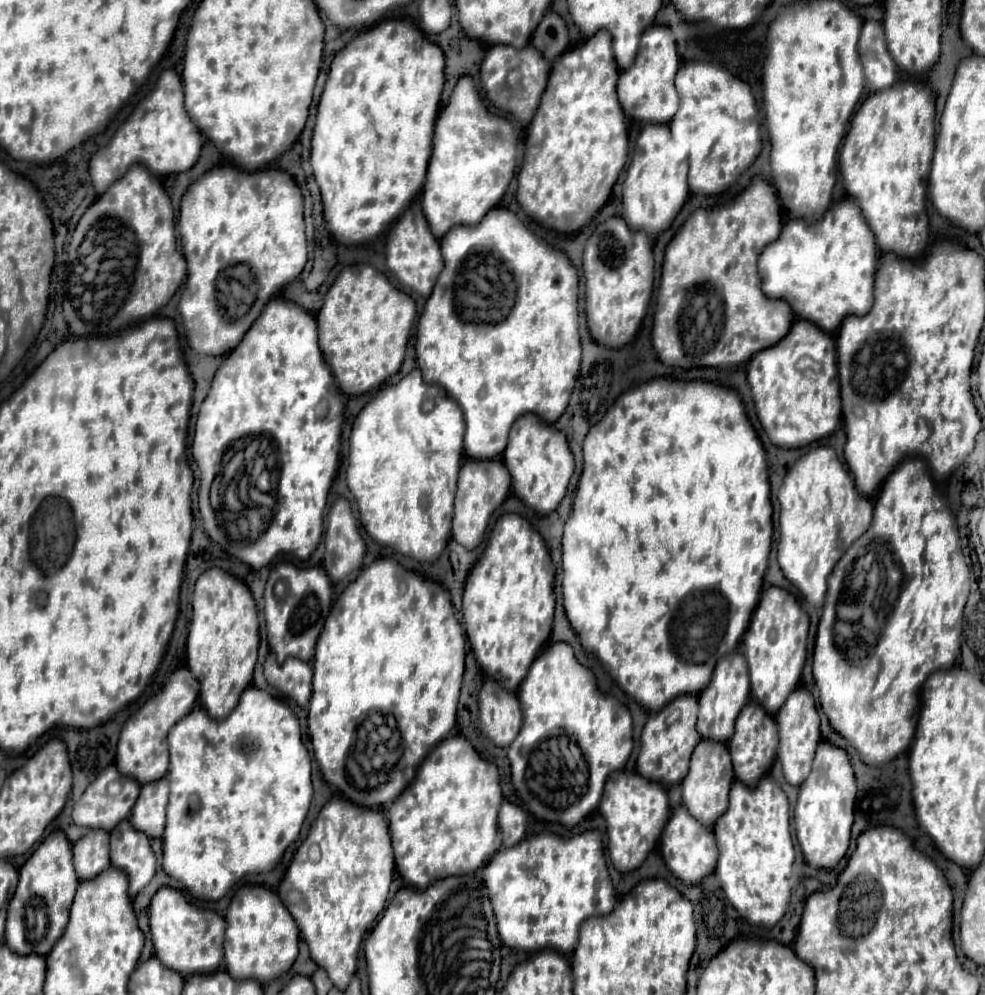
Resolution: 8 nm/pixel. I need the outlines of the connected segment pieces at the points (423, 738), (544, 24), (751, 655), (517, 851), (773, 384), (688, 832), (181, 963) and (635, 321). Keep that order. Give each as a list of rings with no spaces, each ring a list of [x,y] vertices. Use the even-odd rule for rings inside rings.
[[[376,560],[372,562],[368,568],[366,568],[366,576],[370,576],[370,582],[350,582],[348,588],[340,594],[340,598],[334,602],[332,606],[332,612],[330,612],[330,618],[326,618],[326,626],[318,638],[318,646],[316,646],[316,656],[314,656],[314,680],[312,680],[312,700],[310,700],[310,710],[308,710],[308,730],[310,730],[310,740],[312,740],[312,746],[314,746],[314,756],[316,756],[316,762],[320,766],[320,772],[324,776],[324,780],[328,784],[332,784],[340,794],[342,798],[358,804],[358,806],[372,806],[372,808],[382,808],[384,804],[396,800],[404,788],[414,780],[416,776],[416,768],[420,766],[420,762],[426,758],[426,754],[438,744],[442,742],[444,738],[448,738],[448,734],[452,732],[454,728],[454,722],[456,722],[456,706],[458,706],[458,696],[460,696],[460,684],[462,684],[462,674],[464,674],[464,650],[466,650],[466,640],[464,640],[464,634],[462,634],[462,628],[460,628],[460,622],[456,620],[456,614],[454,614],[454,606],[452,606],[452,600],[450,600],[450,594],[448,590],[444,590],[440,584],[432,582],[432,580],[426,580],[426,578],[420,578],[412,572],[404,572],[398,564],[392,564],[390,560]],[[370,712],[382,712],[384,716],[394,716],[396,718],[396,726],[398,726],[398,732],[400,732],[400,742],[398,744],[398,762],[394,762],[392,770],[384,774],[384,766],[382,770],[376,770],[372,768],[368,774],[364,772],[364,768],[352,768],[350,764],[354,762],[352,758],[352,746],[356,744],[356,730],[358,730],[358,724],[362,722],[364,716],[368,716]],[[348,768],[354,770],[354,778],[348,774]]]
[[[548,10],[542,18],[538,30],[532,36],[532,46],[546,58],[554,60],[568,48],[568,28],[566,22],[554,12]]]
[[[770,586],[762,592],[760,604],[752,616],[750,628],[742,640],[742,652],[750,670],[750,684],[754,700],[770,714],[776,716],[790,692],[800,684],[802,668],[806,662],[806,640],[808,640],[810,620],[802,610],[800,602],[786,590]]]
[[[582,832],[568,840],[556,834],[536,834],[510,850],[500,848],[498,854],[494,854],[494,858],[490,858],[490,862],[482,868],[482,880],[488,888],[502,944],[524,952],[554,950],[570,954],[578,944],[580,924],[590,916],[610,914],[617,902],[604,860],[600,832]]]
[[[794,320],[790,334],[778,346],[770,350],[760,350],[748,362],[748,384],[752,390],[752,398],[756,404],[756,414],[766,430],[768,438],[778,448],[802,448],[822,438],[834,434],[840,424],[840,382],[838,382],[838,368],[836,368],[836,344],[830,334],[822,334],[818,326],[810,326],[810,322]]]
[[[684,806],[672,812],[670,822],[666,824],[666,830],[662,832],[660,846],[662,846],[662,858],[666,866],[670,868],[670,872],[686,884],[698,884],[716,870],[718,848],[714,846],[714,834],[712,830],[706,830],[700,822],[694,822],[694,818],[690,818]]]
[[[160,888],[150,902],[150,934],[156,958],[170,970],[182,976],[214,974],[222,964],[222,942],[226,922],[212,910],[200,910],[186,902],[186,898],[174,888]]]
[[[622,218],[606,220],[584,250],[586,324],[592,338],[606,348],[624,348],[638,332],[652,296],[654,256],[646,234],[632,234]]]

